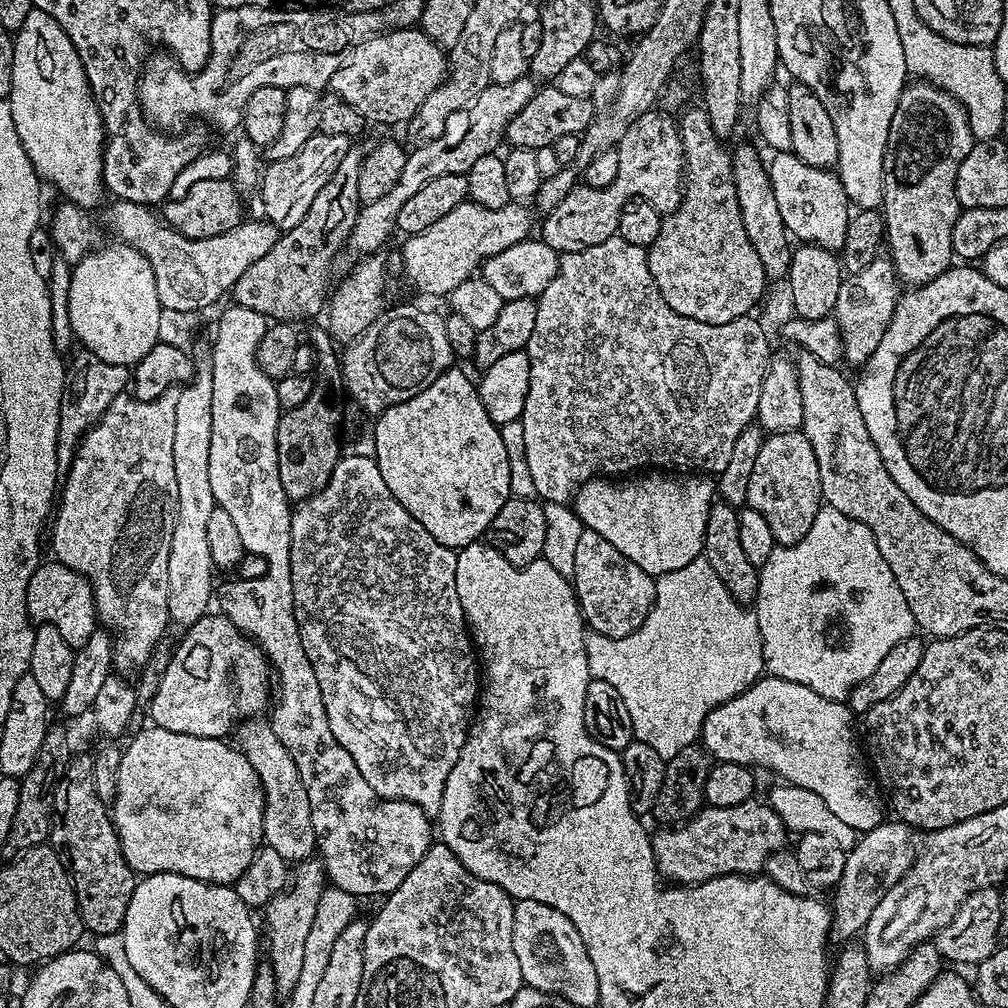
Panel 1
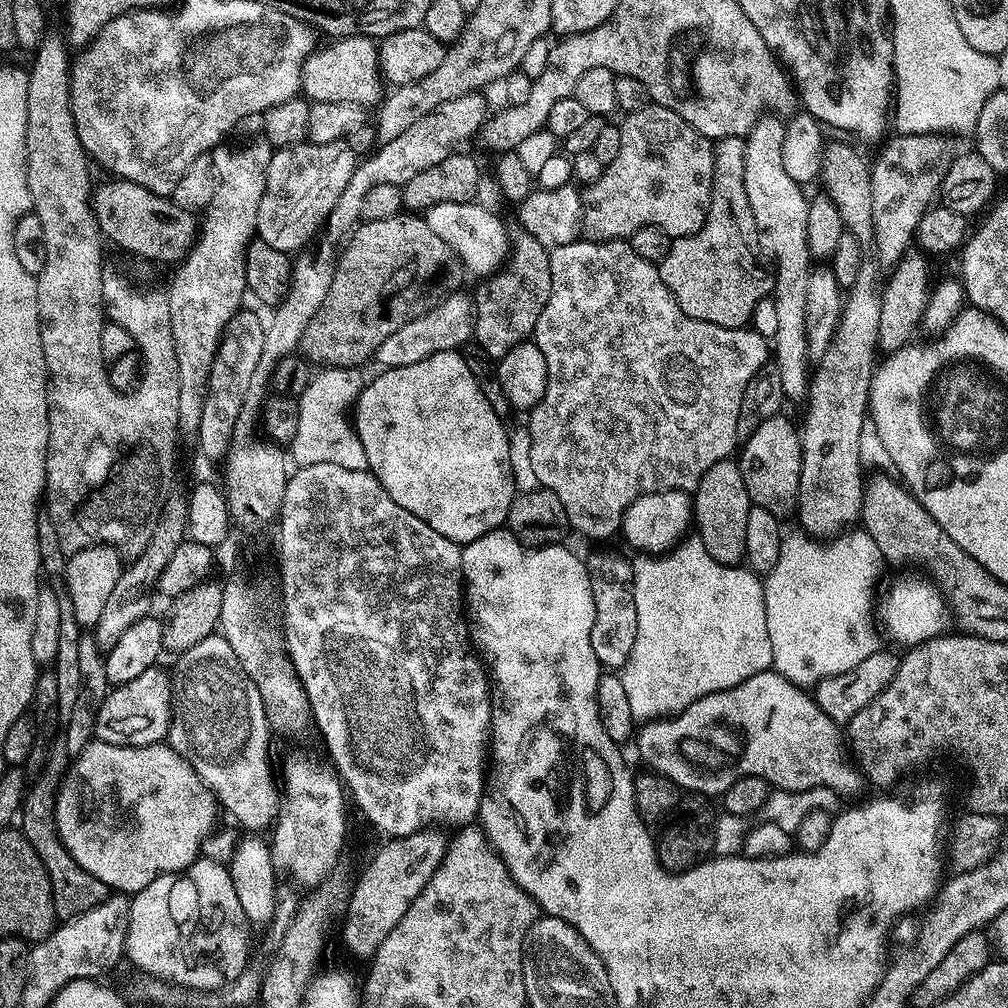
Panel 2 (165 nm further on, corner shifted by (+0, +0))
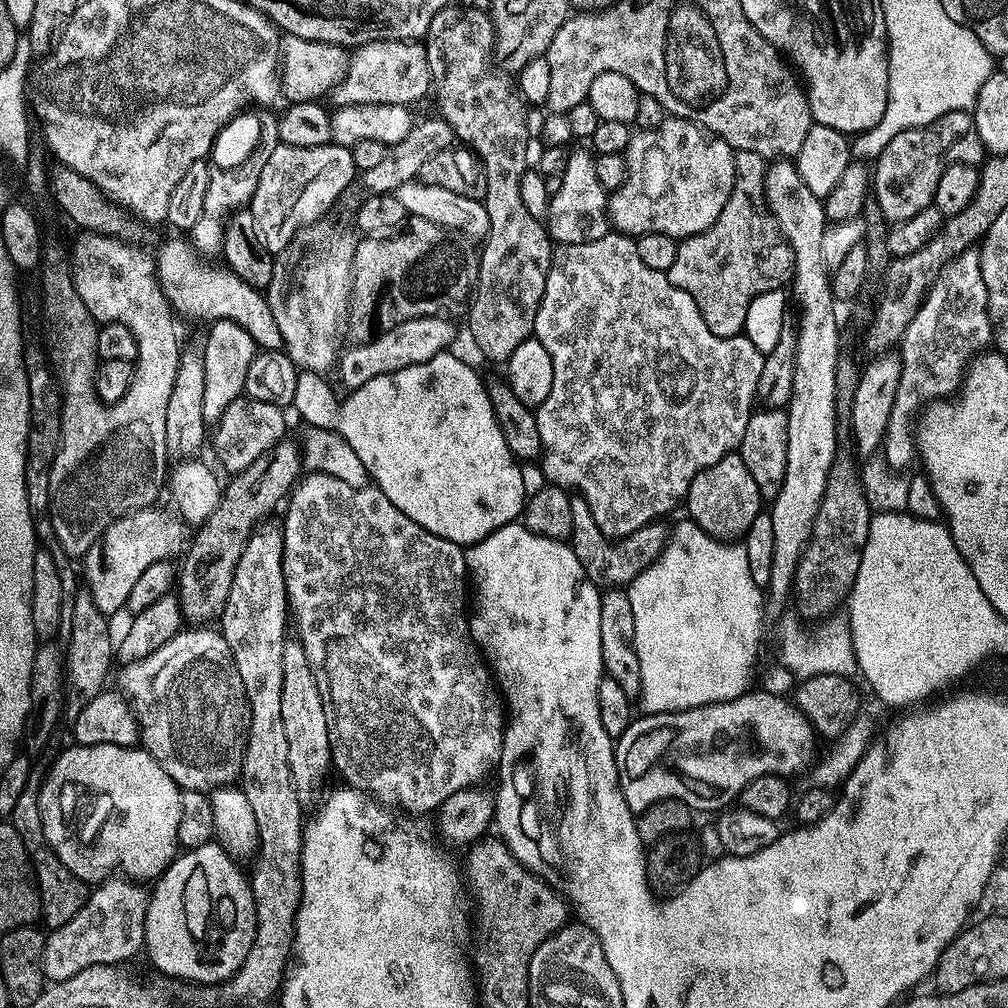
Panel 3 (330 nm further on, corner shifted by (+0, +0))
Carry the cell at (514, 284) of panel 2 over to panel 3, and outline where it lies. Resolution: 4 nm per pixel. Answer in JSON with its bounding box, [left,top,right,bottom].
[423,4,554,362]

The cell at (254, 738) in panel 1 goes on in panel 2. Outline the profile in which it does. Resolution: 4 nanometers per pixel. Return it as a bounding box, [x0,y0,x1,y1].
[166,634,282,834]

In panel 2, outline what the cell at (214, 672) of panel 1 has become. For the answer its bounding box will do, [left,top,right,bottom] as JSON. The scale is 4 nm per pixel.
[95,666,172,748]

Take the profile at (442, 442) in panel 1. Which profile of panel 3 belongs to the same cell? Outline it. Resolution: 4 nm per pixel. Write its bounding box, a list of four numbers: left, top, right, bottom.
[291,350,526,546]

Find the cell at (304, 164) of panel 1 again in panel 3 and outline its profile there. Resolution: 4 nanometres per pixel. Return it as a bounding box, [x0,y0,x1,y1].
[251,143,358,253]

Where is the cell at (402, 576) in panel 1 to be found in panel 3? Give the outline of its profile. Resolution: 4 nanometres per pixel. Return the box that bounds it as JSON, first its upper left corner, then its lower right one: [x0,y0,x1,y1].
[282,472,506,794]

